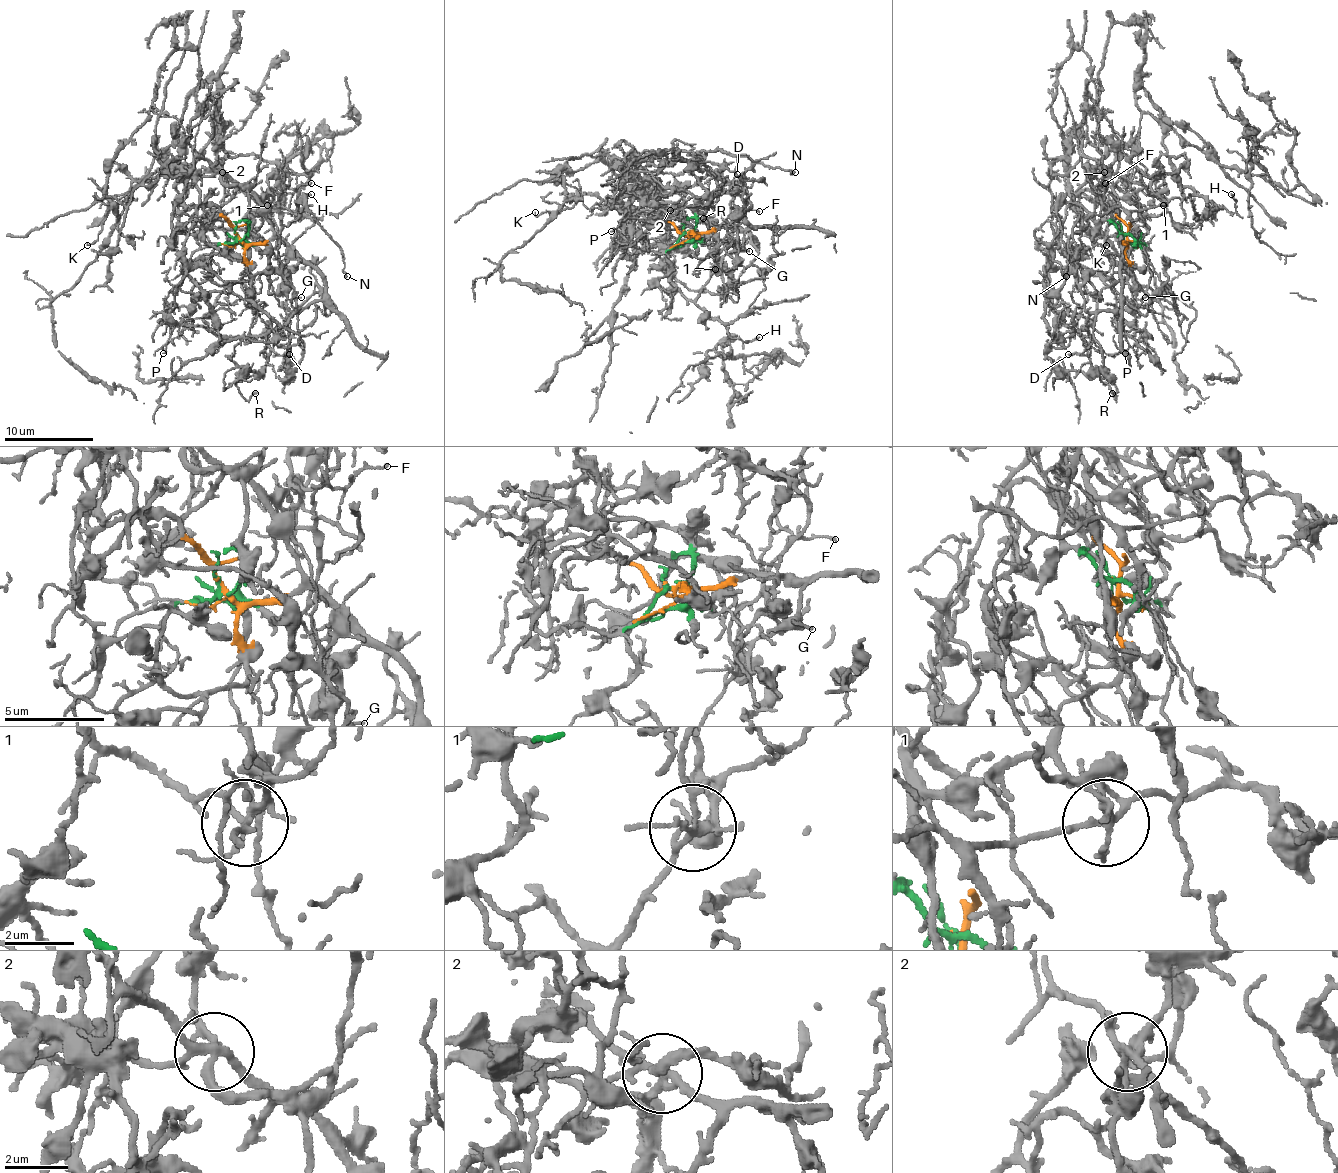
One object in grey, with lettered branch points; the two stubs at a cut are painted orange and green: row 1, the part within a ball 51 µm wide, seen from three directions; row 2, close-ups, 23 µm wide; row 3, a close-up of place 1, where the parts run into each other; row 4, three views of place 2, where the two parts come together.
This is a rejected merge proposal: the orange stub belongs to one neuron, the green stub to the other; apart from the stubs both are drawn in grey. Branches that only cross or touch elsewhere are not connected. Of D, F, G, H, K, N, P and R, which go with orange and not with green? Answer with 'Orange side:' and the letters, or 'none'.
Orange side: D, G, K, P, R

